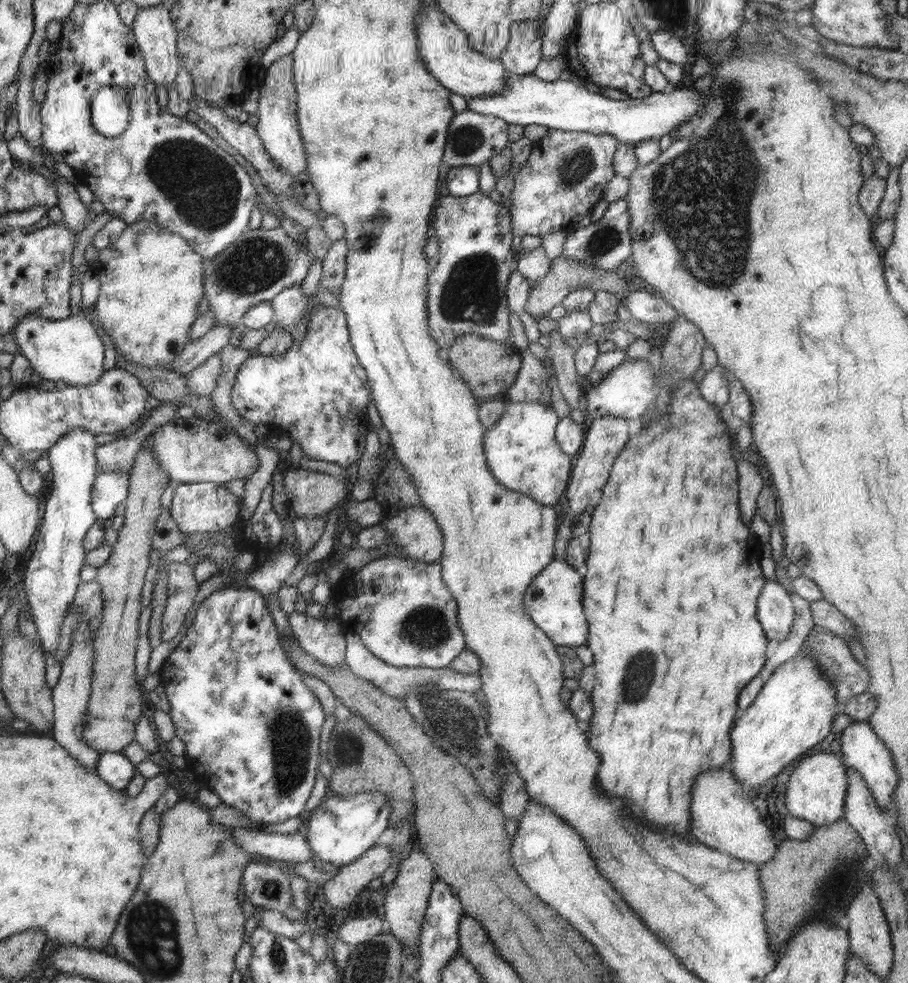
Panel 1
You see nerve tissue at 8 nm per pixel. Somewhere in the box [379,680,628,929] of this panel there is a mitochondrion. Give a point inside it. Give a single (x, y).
(451, 720)

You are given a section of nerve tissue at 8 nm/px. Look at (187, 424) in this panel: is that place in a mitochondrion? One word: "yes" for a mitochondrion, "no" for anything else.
no

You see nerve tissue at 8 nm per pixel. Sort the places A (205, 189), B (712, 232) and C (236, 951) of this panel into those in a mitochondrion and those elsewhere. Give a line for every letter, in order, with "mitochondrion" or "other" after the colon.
A: mitochondrion
B: mitochondrion
C: other

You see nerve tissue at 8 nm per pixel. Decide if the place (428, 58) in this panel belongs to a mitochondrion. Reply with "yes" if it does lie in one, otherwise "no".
no

